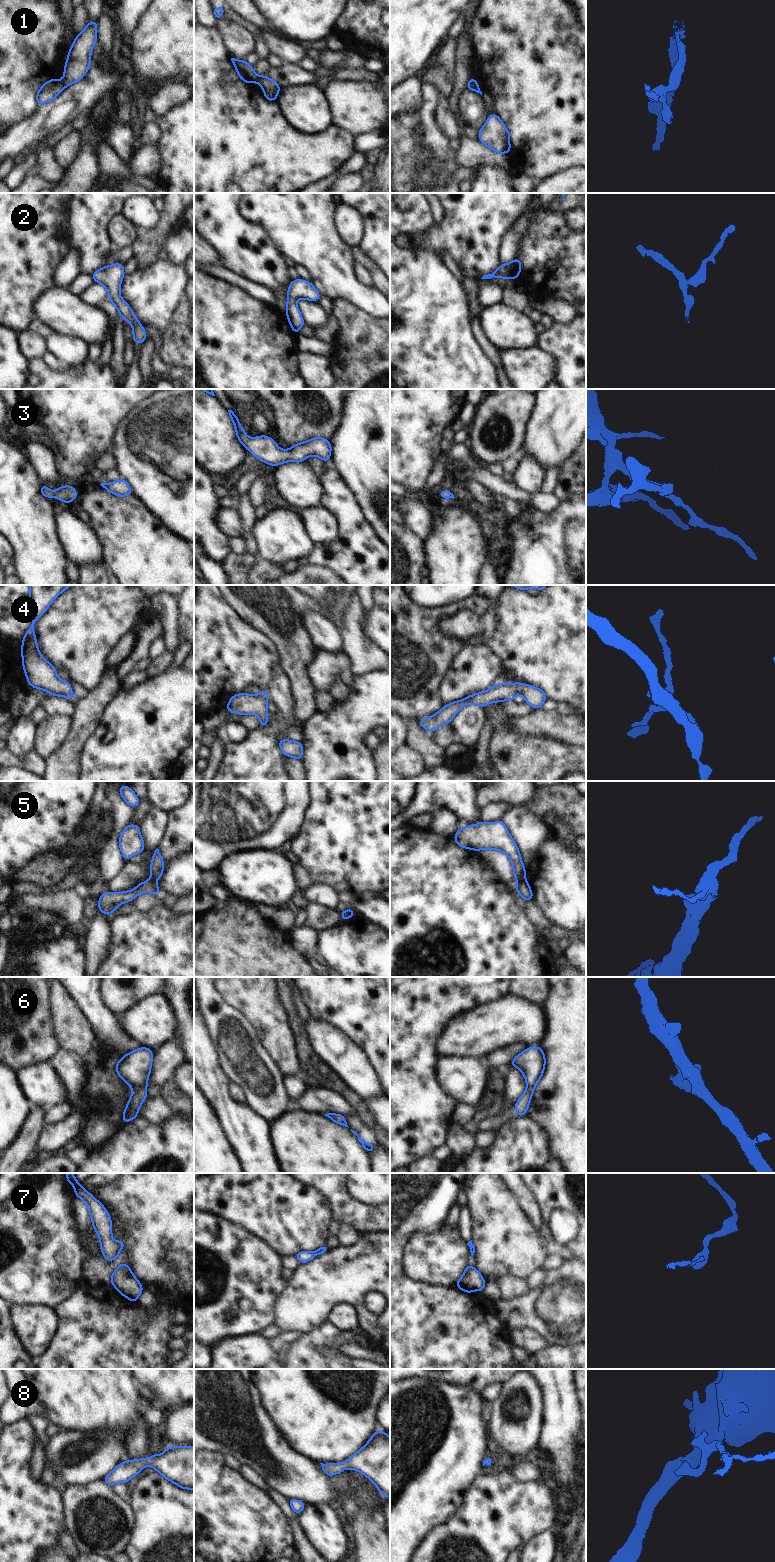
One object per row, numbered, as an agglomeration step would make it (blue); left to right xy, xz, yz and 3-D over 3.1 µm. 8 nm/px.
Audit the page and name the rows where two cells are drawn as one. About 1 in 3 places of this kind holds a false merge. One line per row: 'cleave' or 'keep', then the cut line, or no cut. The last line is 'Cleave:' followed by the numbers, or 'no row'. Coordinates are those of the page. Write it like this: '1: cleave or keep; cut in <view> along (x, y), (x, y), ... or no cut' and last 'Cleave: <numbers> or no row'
1: cleave; cut in xy along (60, 80), (64, 86)
2: keep; no cut
3: keep; no cut
4: keep; no cut
5: cleave; cut in yz along (524, 877), (517, 881)
6: keep; no cut
7: keep; no cut
8: keep; no cut
Cleave: 1, 5

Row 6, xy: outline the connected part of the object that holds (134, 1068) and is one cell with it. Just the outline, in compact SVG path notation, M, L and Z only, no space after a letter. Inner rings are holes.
M140 1047L125 1054L116 1063L117 1074L132 1088L132 1096L122 1115L124 1123L137 1118L138 1111L147 1098L147 1080L151 1072L153 1053L149 1048Z

